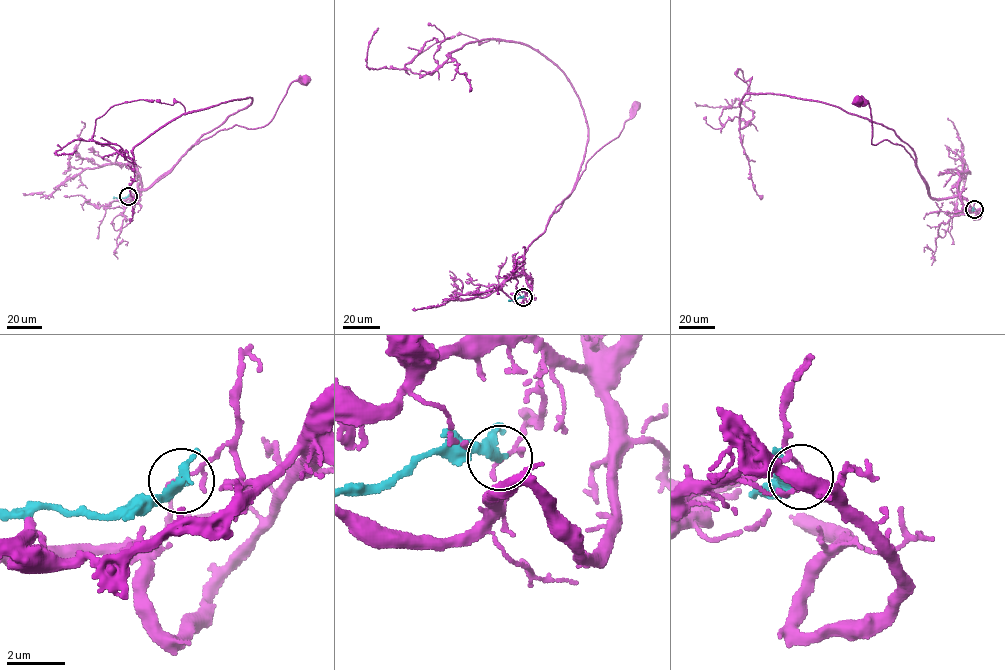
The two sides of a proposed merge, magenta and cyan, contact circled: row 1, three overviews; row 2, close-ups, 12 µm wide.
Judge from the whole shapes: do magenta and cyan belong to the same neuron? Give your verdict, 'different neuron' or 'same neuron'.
different neuron

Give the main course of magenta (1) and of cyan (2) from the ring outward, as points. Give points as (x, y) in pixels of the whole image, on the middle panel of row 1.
1: (523, 298), (529, 287), (525, 251), (572, 192), (587, 161), (618, 137), (636, 105)
2: (523, 298), (508, 300)

